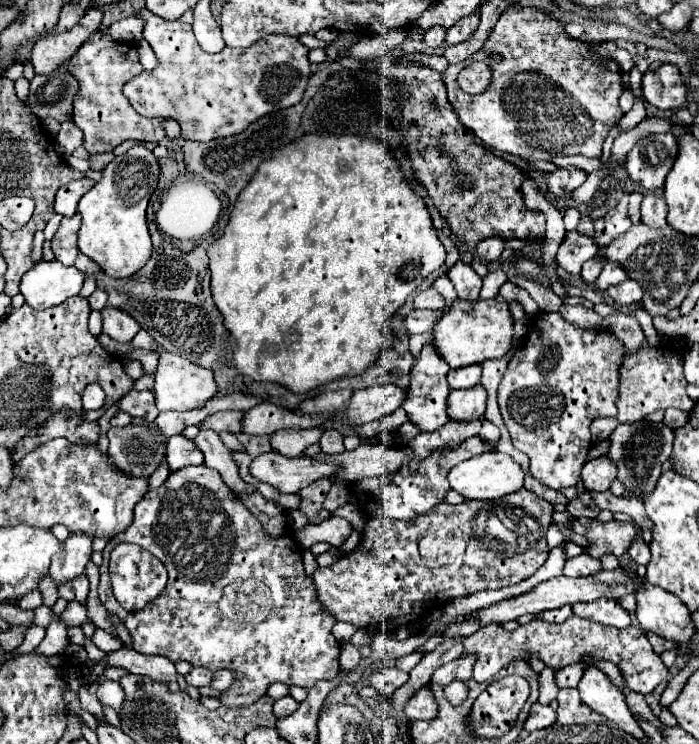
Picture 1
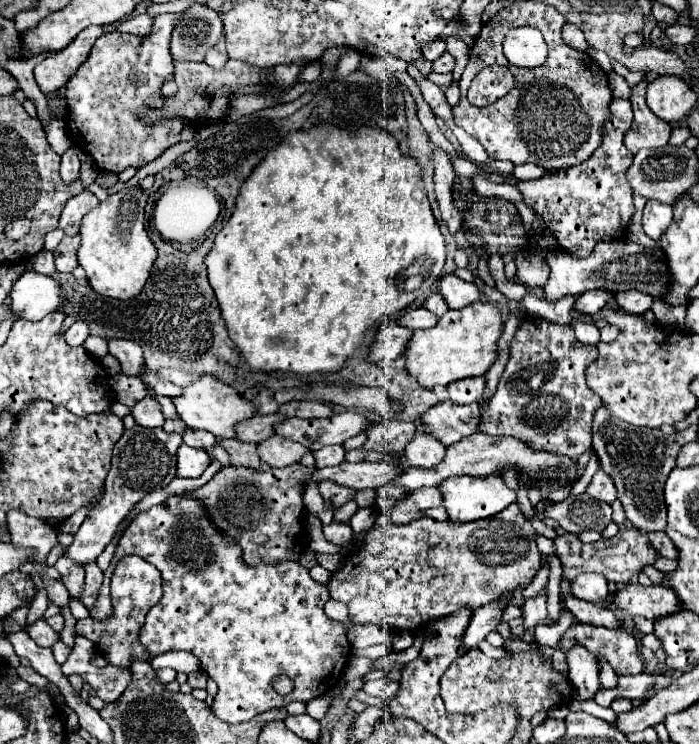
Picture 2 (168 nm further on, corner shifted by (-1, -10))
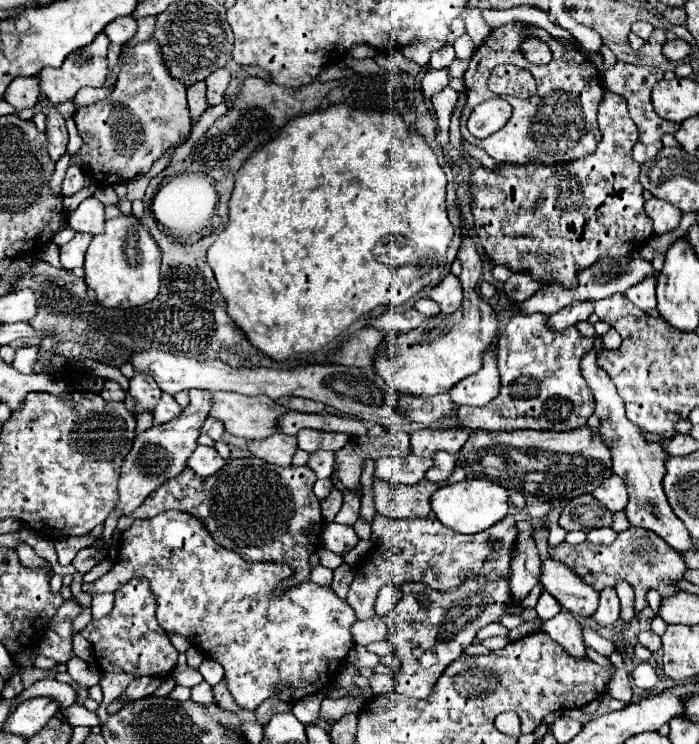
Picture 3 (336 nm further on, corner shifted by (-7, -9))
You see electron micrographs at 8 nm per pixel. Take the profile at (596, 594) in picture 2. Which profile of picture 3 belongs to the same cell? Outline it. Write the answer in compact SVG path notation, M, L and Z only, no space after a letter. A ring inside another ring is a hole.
M604 589L600 593L600 605L596 609L596 613L592 615L592 619L600 625L600 627L612 627L620 617L620 603L616 597L614 589Z

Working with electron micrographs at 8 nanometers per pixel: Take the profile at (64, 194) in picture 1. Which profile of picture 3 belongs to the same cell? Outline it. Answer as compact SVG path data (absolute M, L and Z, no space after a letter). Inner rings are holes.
M88 197L84 199L76 211L70 213L68 217L68 225L74 229L74 231L80 231L80 233L90 233L90 235L98 235L104 231L104 205L94 199L94 197Z

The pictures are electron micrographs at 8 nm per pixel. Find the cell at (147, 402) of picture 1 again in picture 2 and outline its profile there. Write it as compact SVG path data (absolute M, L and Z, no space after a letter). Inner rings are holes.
M150 396L142 398L132 408L132 418L136 420L138 426L146 426L146 428L160 428L164 424L164 416L160 412L160 404Z

